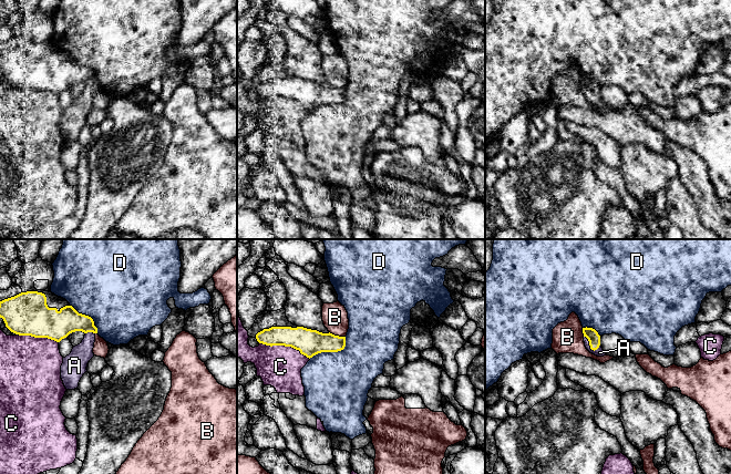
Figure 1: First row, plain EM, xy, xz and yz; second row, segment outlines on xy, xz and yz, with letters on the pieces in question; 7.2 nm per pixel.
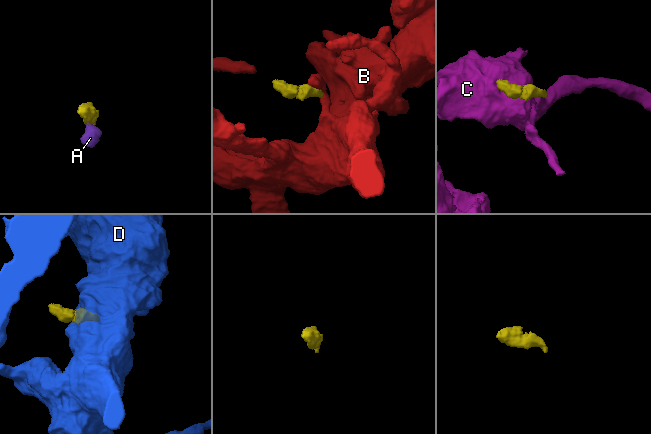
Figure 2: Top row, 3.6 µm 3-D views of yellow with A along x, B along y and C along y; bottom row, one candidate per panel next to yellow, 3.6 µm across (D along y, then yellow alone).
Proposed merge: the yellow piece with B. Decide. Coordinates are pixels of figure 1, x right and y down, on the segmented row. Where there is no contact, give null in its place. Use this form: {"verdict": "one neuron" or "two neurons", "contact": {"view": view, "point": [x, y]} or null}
{"verdict": "two neurons", "contact": {"view": "xz", "point": [337, 336]}}

